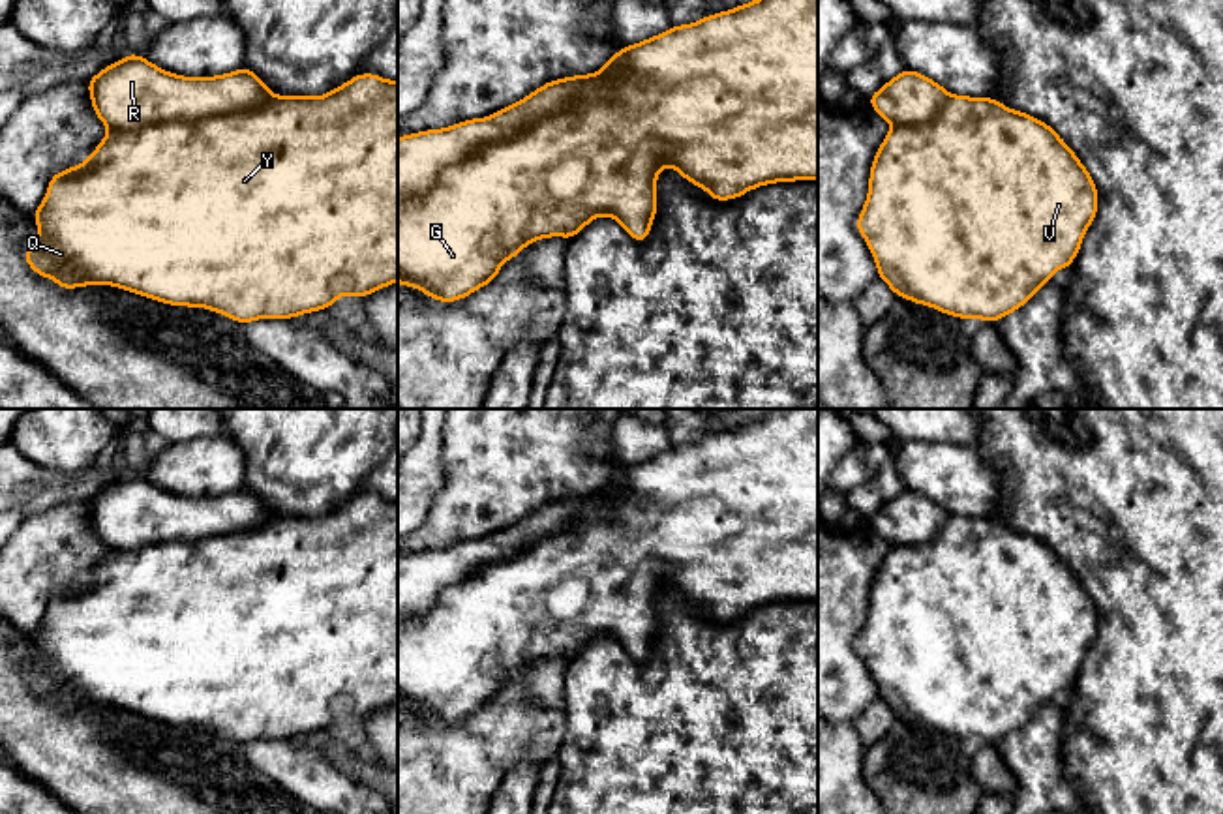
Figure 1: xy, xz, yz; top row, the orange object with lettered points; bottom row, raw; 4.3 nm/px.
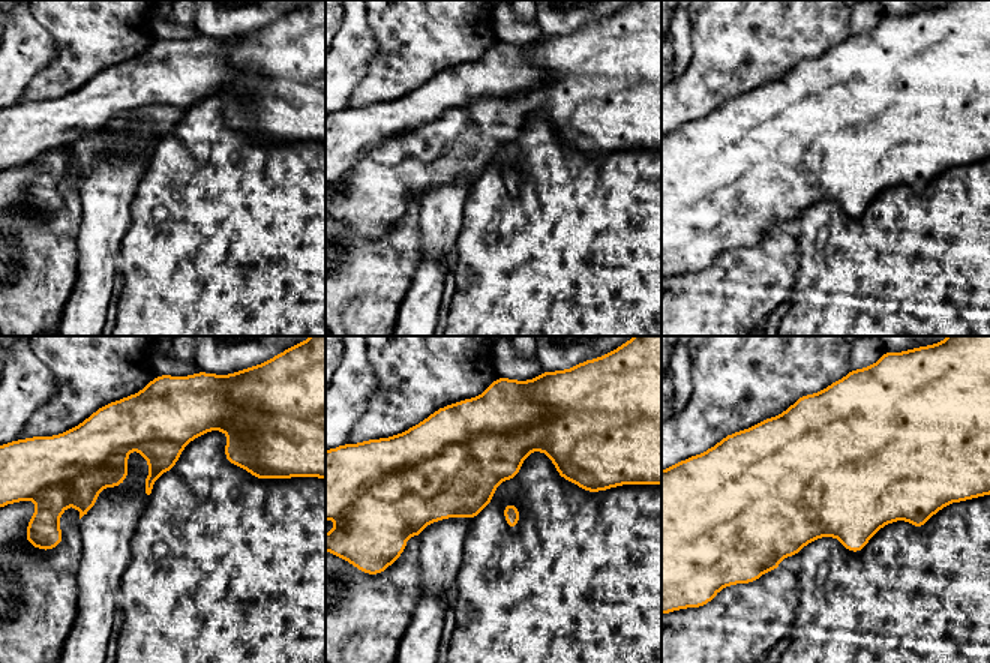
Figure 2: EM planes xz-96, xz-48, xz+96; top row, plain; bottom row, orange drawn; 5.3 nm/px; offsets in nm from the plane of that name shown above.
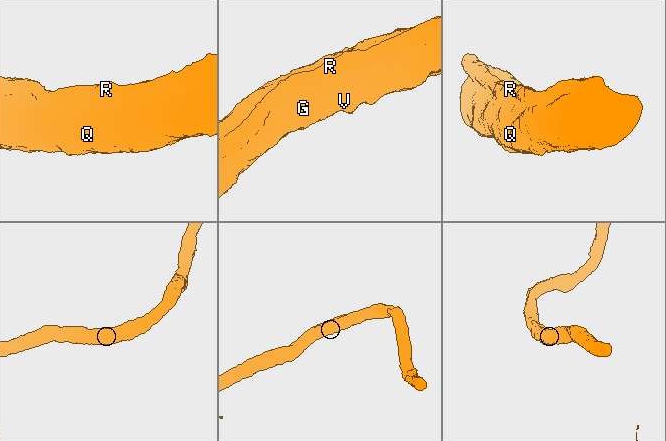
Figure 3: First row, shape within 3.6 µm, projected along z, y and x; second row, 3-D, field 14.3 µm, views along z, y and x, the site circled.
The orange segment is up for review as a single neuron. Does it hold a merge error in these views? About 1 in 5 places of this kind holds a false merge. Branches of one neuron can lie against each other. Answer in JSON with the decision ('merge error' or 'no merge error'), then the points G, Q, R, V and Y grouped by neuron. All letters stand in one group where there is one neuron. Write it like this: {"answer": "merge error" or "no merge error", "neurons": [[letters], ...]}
{"answer": "no merge error", "neurons": [["G", "Q", "R", "V", "Y"]]}

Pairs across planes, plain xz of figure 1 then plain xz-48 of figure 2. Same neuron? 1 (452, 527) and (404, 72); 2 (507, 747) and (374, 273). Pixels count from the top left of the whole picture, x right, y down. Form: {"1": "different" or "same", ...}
{"1": "same", "2": "same"}

